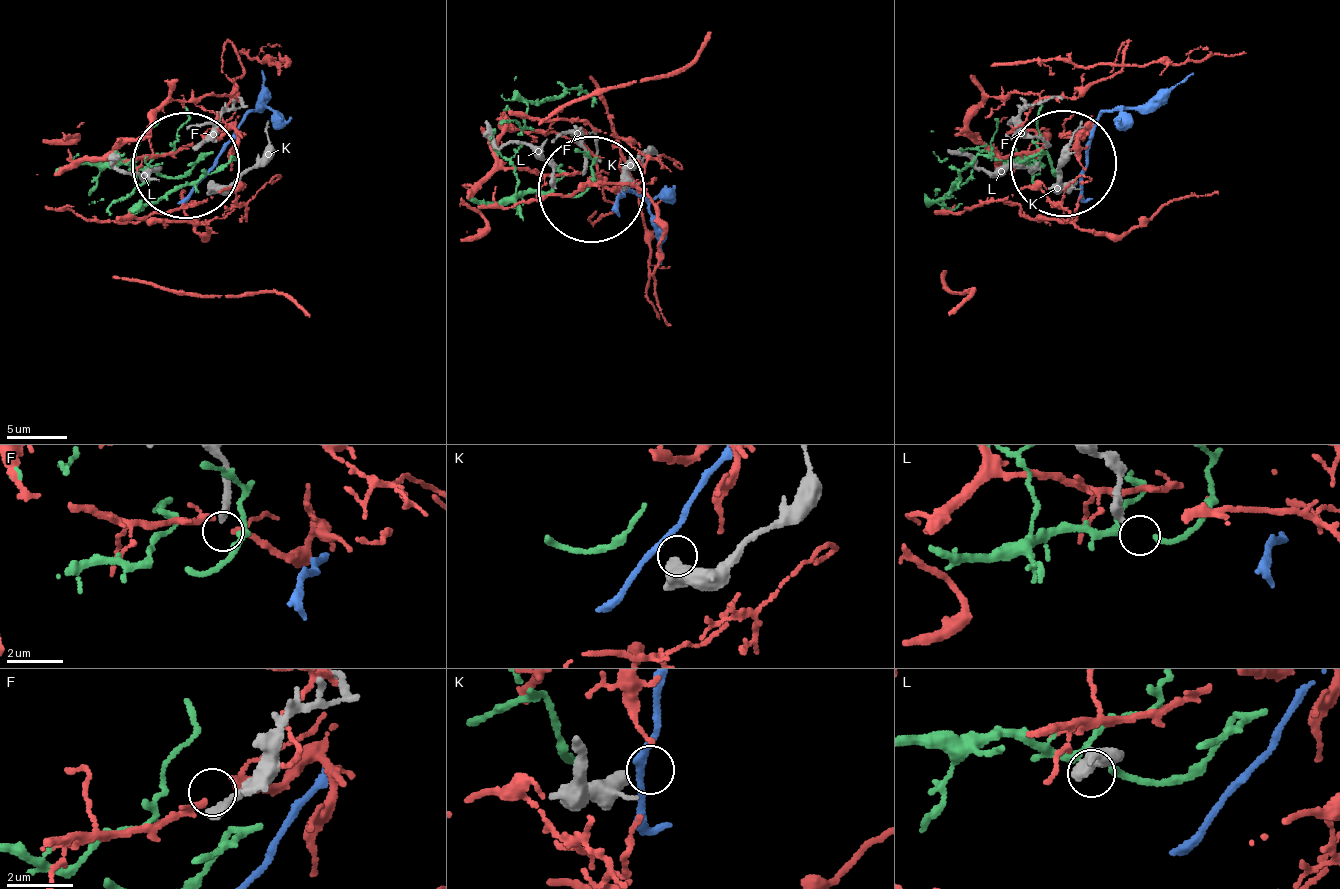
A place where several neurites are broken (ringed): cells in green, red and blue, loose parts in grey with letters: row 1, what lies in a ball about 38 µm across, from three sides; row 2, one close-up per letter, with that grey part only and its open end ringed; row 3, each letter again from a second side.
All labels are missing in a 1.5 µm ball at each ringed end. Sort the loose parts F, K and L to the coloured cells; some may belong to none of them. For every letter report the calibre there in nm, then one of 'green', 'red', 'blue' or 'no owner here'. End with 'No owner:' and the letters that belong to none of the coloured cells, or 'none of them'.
F: calibre 280 nm; no owner here
K: calibre 360 nm; no owner here
L: calibre 400 nm; no owner here
No owner: F, K, L

